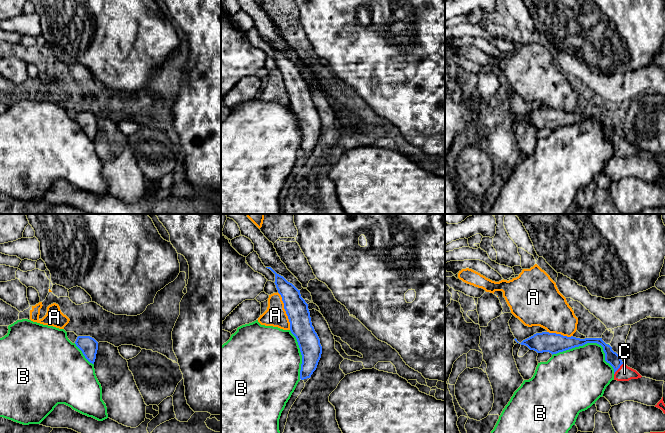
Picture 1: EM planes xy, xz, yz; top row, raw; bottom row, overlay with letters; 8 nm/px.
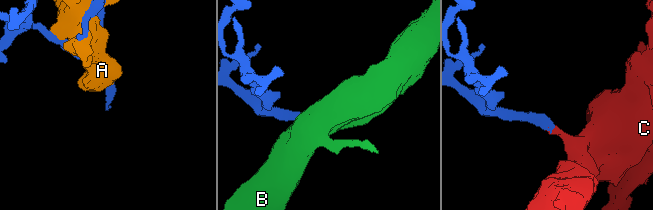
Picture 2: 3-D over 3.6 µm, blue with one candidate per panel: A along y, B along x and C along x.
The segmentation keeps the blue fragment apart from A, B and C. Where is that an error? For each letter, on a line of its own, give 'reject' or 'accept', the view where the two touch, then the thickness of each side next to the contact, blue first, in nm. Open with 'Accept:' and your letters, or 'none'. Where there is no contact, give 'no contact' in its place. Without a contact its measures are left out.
Accept: C
A: reject; contact in xz; calibres 180 and 170 nm
B: reject; contact in yz; calibres 140 and 420 nm
C: accept; contact in yz; calibres 110 and 120 nm

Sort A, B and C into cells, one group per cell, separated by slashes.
A / B / C

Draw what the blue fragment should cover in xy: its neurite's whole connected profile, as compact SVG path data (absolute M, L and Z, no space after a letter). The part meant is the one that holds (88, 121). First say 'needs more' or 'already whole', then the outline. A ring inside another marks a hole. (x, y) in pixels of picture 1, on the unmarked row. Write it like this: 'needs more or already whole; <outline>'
already whole; M78 112L75 120L82 127L85 134L94 140L98 126L98 118L90 112Z

